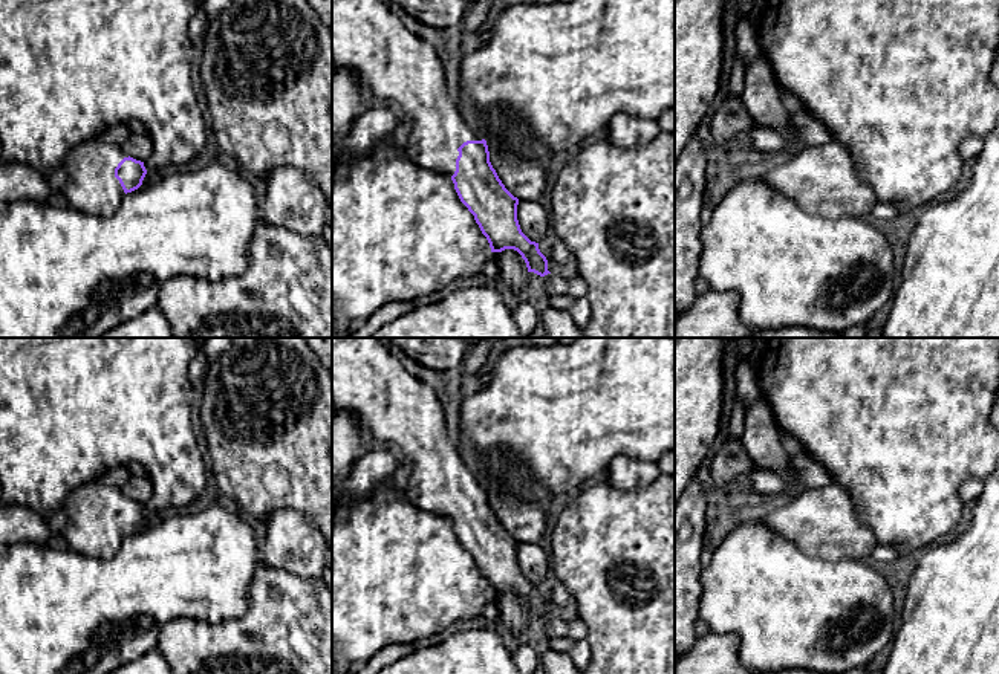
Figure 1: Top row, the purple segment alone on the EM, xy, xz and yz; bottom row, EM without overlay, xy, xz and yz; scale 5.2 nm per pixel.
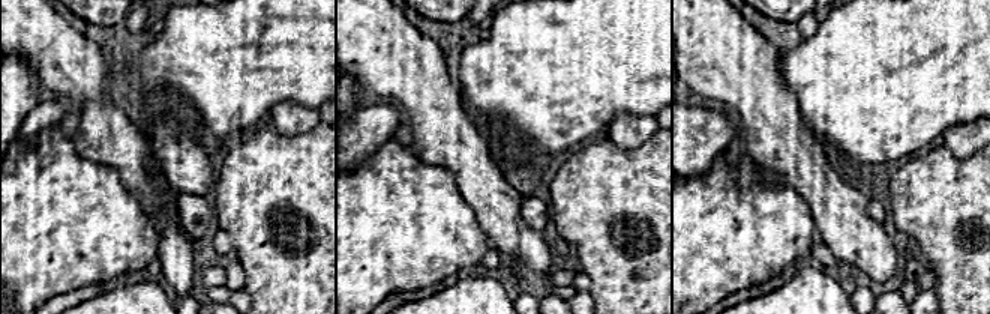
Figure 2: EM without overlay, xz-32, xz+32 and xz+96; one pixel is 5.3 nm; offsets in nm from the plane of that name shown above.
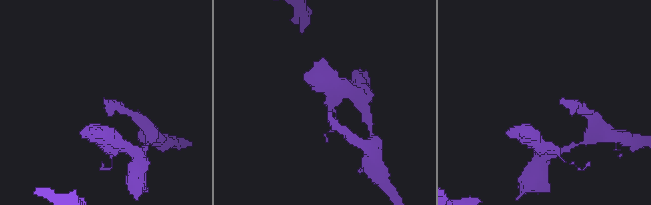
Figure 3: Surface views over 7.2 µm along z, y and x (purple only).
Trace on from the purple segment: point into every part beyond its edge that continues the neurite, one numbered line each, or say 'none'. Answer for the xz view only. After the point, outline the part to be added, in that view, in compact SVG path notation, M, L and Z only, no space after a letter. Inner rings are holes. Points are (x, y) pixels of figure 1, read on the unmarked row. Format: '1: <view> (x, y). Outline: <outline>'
1: xz (390, 404). Outline: M332 338L332 407L353 414L369 440L390 442L404 451L404 462L412 468L405 497L422 510L451 520L456 514L457 491L467 483L483 481L483 477L464 463L450 439L436 391L408 373L382 338Z

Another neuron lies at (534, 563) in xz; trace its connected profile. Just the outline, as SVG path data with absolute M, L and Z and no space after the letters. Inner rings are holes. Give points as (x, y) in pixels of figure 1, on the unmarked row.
M525 541L519 543L517 562L522 575L535 585L545 581L545 576L551 569L551 556L539 544Z

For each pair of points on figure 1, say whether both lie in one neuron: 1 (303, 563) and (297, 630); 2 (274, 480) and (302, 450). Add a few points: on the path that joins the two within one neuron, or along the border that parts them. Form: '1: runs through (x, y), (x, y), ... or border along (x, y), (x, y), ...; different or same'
1: border along (268, 564), (315, 580); different
2: runs through (279, 473), (294, 457); same

